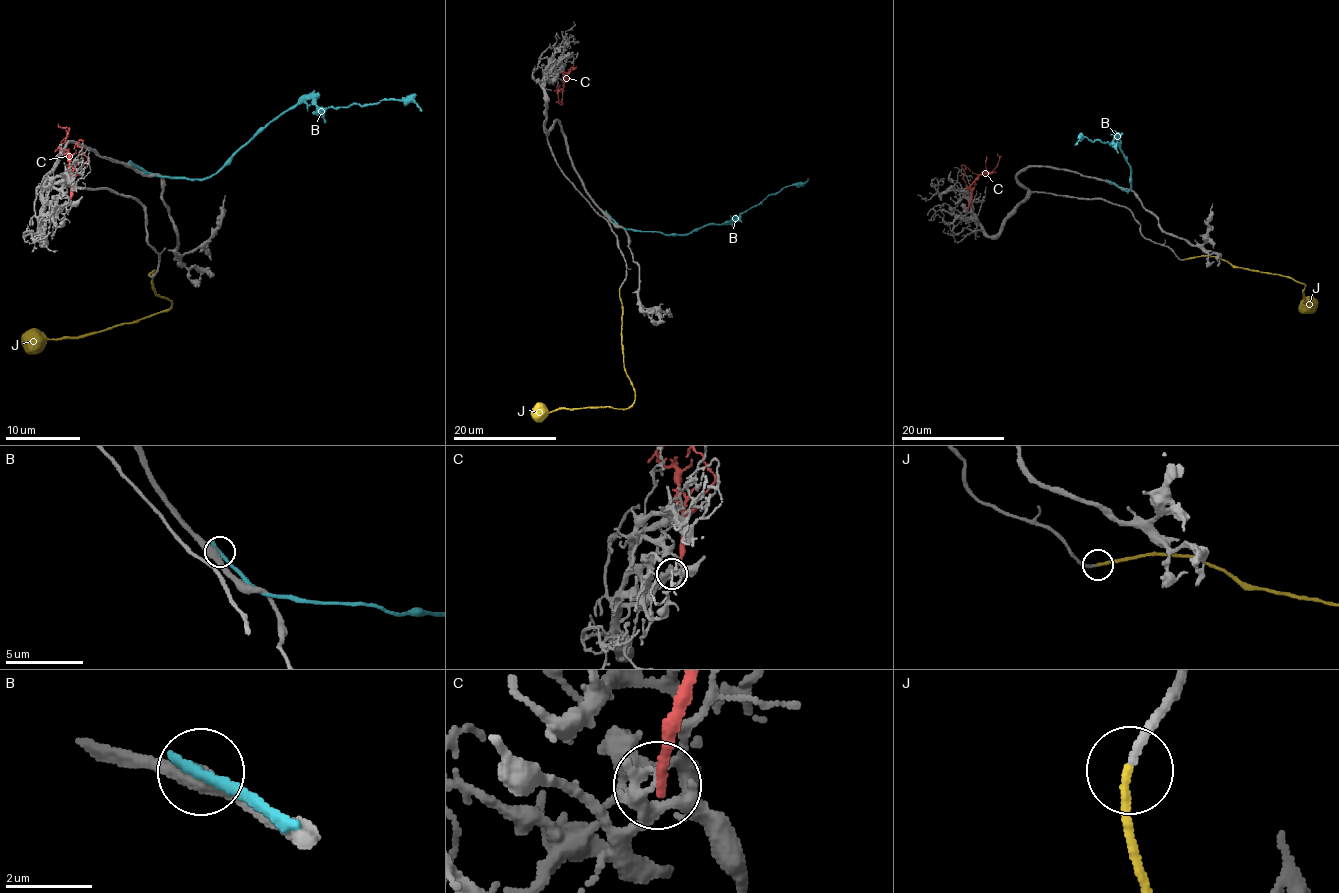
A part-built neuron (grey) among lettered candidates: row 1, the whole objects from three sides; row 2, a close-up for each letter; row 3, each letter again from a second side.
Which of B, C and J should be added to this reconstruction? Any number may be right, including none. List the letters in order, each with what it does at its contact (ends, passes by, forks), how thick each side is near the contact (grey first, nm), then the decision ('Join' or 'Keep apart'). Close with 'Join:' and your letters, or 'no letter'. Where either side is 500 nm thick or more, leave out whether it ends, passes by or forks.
B: It ends there. Thickness 460 nm (grey) against 320 nm. Keep apart
C: It ends there. Thickness 340 nm (grey) against 200 nm. Keep apart
J: It ends there. Thickness 190 nm (grey) against 200 nm. Join
Join: J

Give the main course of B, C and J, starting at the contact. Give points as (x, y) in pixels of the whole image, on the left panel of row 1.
B: (133, 163), (154, 176), (208, 178), (277, 118), (313, 100), (324, 107), (412, 100), (421, 111)
C: (66, 204), (72, 189), (70, 156), (60, 150), (66, 135), (64, 128), (58, 124)
J: (150, 275), (154, 272), (152, 286), (171, 301), (171, 307), (77, 337), (45, 339), (38, 346), (21, 343)

